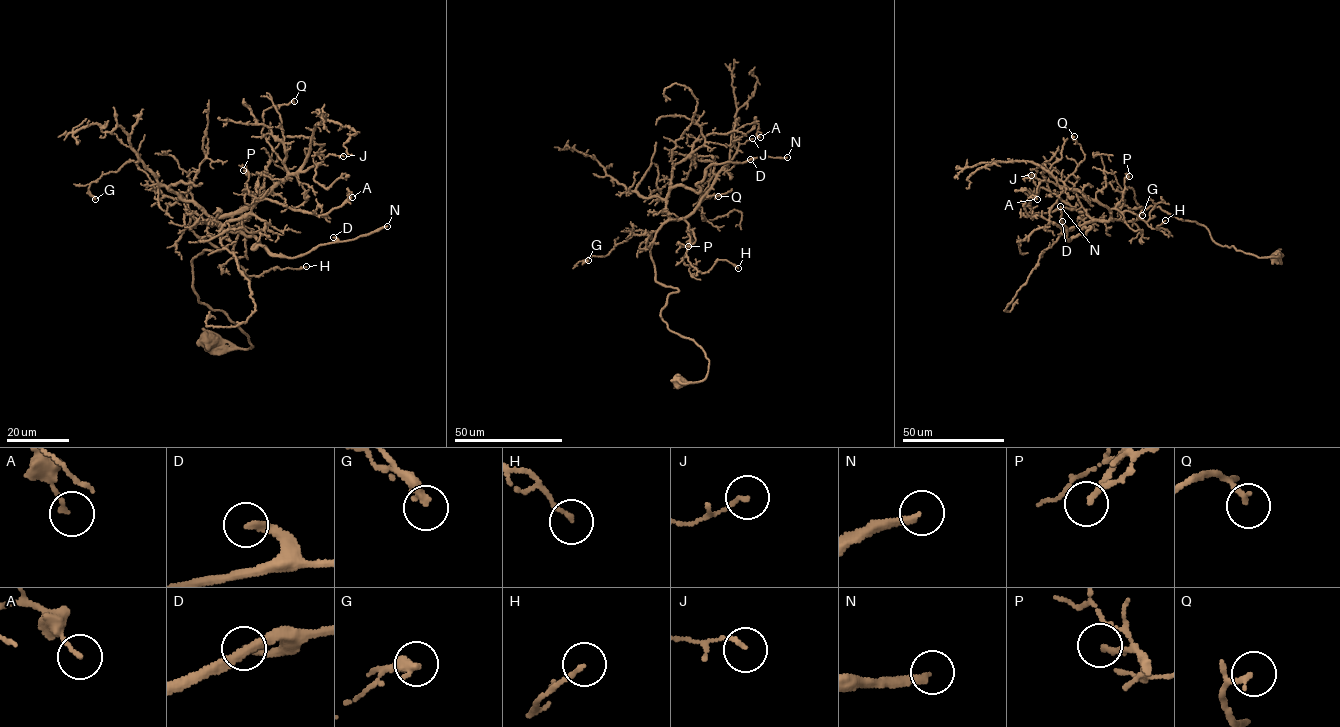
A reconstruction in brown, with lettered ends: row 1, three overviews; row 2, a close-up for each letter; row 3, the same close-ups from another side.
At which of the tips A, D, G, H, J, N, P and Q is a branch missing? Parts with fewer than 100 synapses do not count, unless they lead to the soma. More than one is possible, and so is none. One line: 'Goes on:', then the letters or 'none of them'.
Goes on: D, N

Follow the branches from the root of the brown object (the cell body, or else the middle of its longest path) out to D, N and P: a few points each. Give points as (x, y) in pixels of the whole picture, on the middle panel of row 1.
D: (679, 382), (702, 380), (709, 359), (660, 314), (678, 291), (650, 255), (667, 194), (750, 159)
N: (679, 382), (709, 359), (660, 314), (678, 291), (650, 255), (667, 193), (787, 157)
P: (679, 382), (702, 380), (709, 359), (662, 319), (678, 289), (655, 280), (650, 247), (677, 219), (688, 246)

